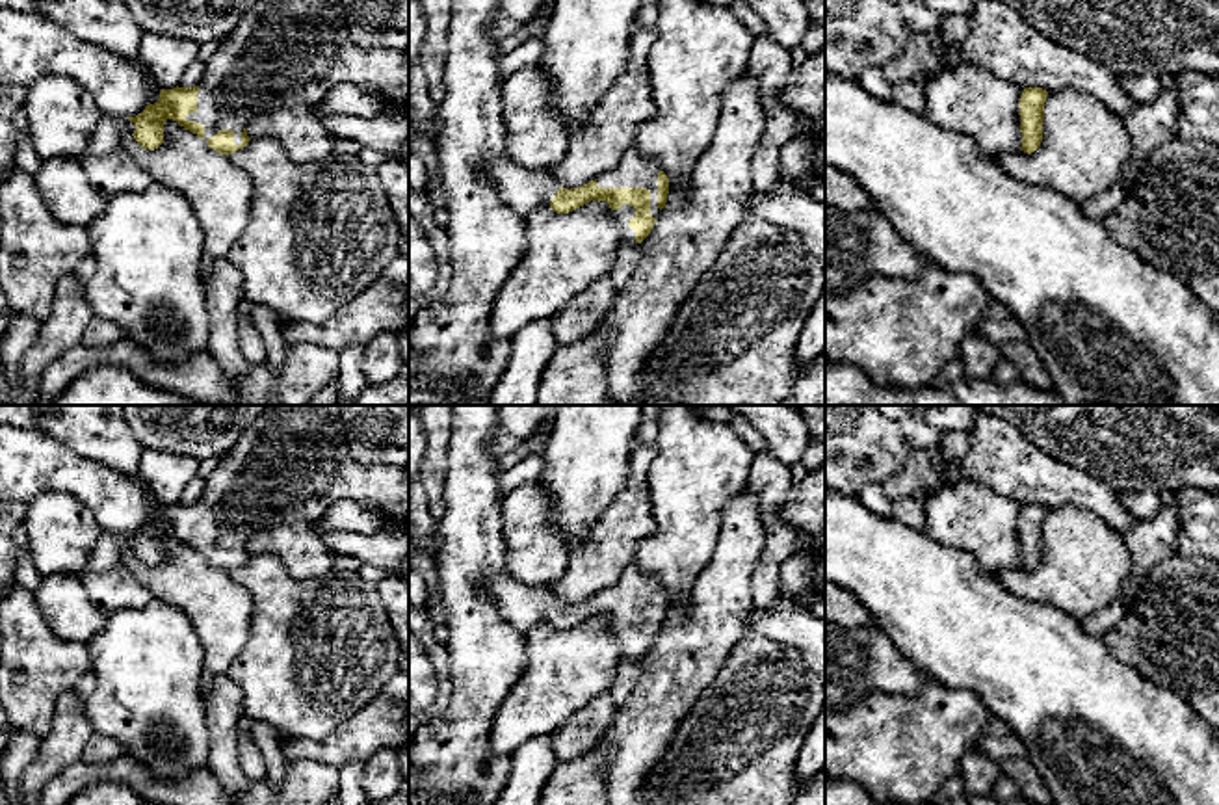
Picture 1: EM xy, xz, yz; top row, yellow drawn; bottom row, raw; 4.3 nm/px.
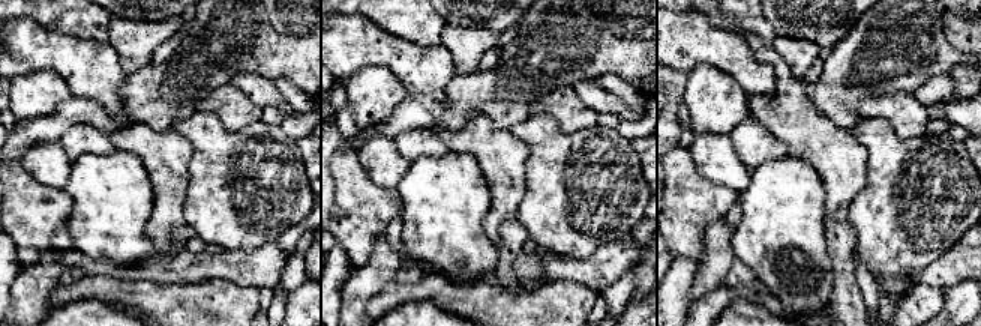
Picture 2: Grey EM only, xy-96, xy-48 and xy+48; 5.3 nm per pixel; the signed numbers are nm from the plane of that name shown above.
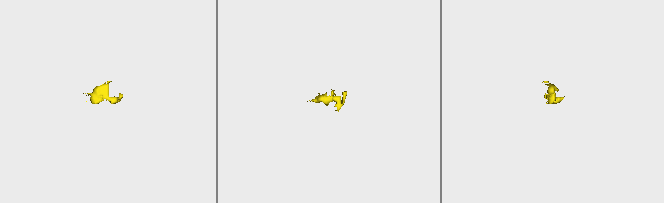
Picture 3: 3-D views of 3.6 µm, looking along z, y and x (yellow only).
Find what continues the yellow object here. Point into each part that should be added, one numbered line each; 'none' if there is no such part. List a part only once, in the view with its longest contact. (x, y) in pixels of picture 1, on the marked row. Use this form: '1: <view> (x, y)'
1: xy (283, 52)
2: xz (521, 188)

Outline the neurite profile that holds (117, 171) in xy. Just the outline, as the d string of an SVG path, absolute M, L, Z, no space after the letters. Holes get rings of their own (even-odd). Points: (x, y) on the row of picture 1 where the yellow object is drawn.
M126 149L87 154L80 158L80 164L89 184L106 199L123 191L141 191L154 182Z

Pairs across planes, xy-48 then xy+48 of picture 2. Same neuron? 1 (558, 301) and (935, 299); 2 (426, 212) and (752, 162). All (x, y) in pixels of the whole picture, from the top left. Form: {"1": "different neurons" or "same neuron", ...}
{"1": "same neuron", "2": "different neurons"}

